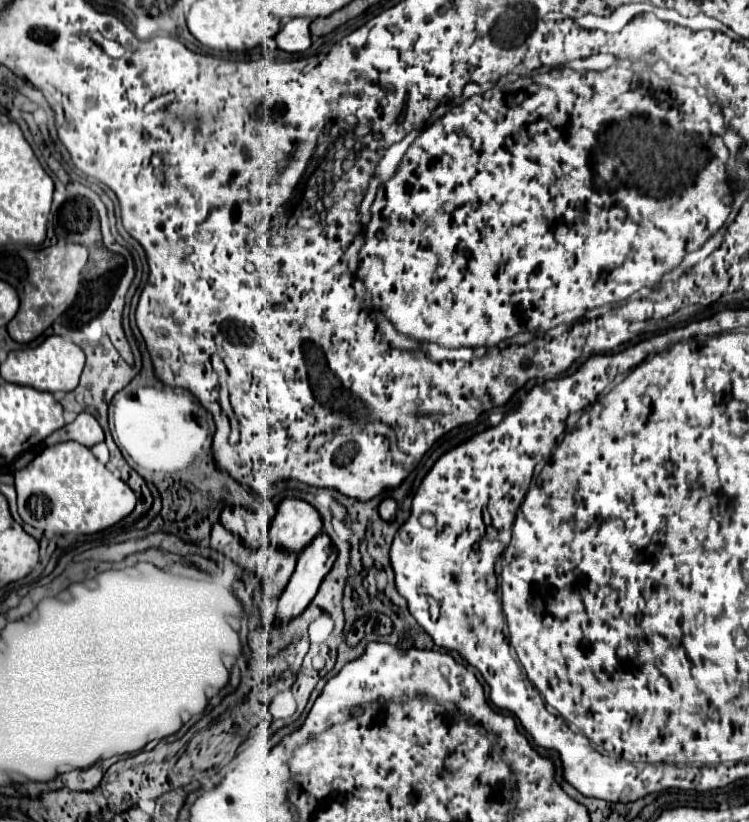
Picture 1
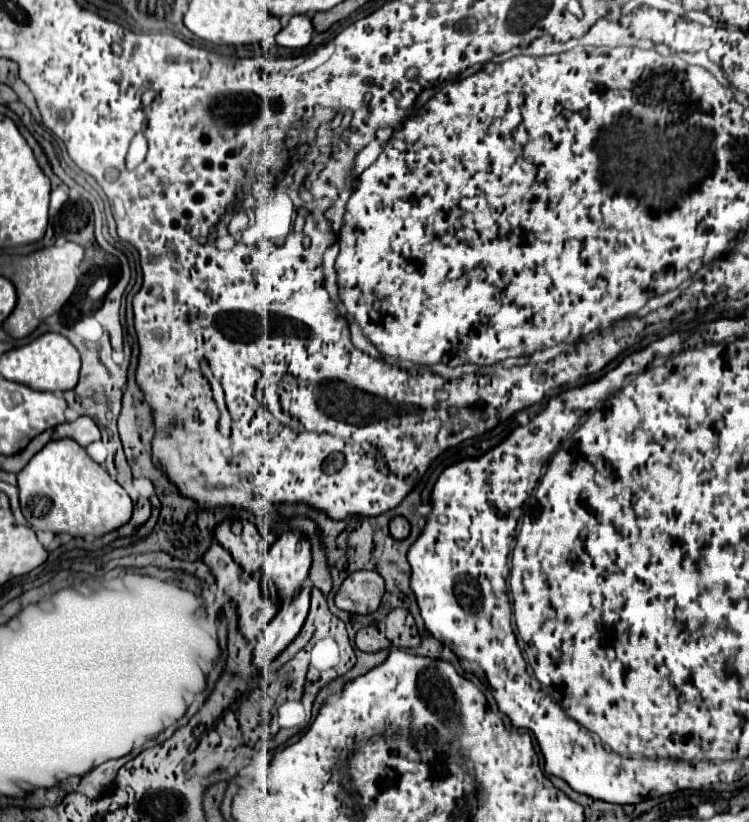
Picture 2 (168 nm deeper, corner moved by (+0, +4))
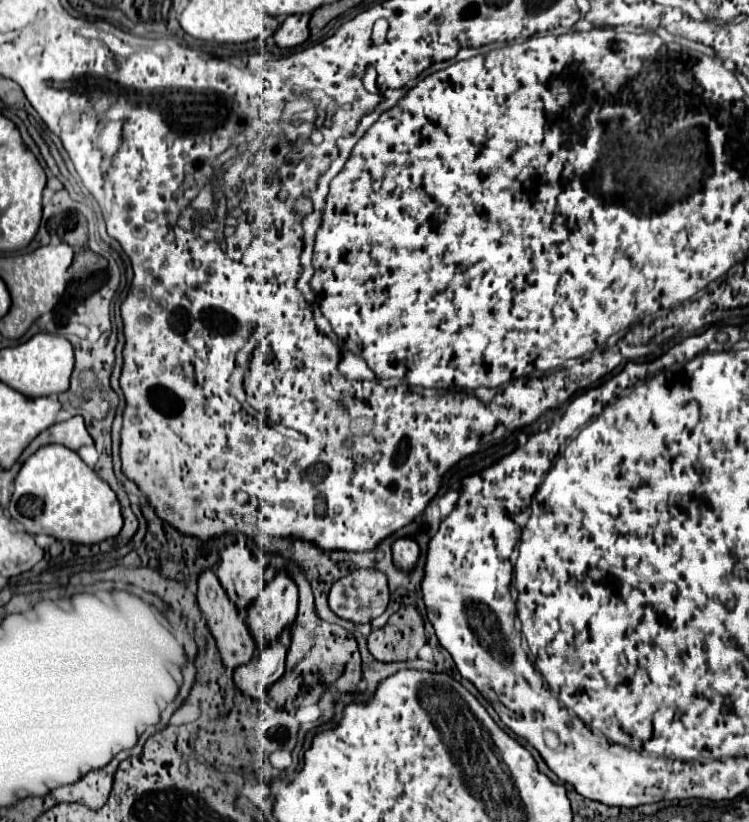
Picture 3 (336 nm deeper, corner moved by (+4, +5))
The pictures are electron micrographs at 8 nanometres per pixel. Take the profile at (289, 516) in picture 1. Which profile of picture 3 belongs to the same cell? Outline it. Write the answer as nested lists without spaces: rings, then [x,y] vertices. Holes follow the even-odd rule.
[[[286,571],[274,575],[270,583],[266,583],[252,605],[252,613],[248,615],[248,625],[256,635],[260,645],[268,645],[274,637],[278,637],[296,617],[298,609],[298,587]]]

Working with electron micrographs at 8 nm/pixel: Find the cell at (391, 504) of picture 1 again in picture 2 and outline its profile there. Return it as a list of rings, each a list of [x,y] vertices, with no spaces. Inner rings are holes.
[[[402,516],[394,518],[394,520],[390,522],[390,534],[392,534],[394,540],[404,540],[404,538],[408,538],[408,534],[410,534],[410,524],[408,524],[408,520],[402,518]]]

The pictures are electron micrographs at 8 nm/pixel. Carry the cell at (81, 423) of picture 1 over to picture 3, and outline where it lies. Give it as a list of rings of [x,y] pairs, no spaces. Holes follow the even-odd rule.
[[[70,417],[68,421],[62,421],[62,423],[56,423],[52,425],[50,429],[42,431],[26,449],[24,453],[20,455],[18,463],[24,463],[32,453],[36,453],[38,447],[46,445],[46,443],[60,443],[68,449],[74,449],[78,451],[82,445],[94,445],[86,425],[84,425],[84,419],[82,417]]]

